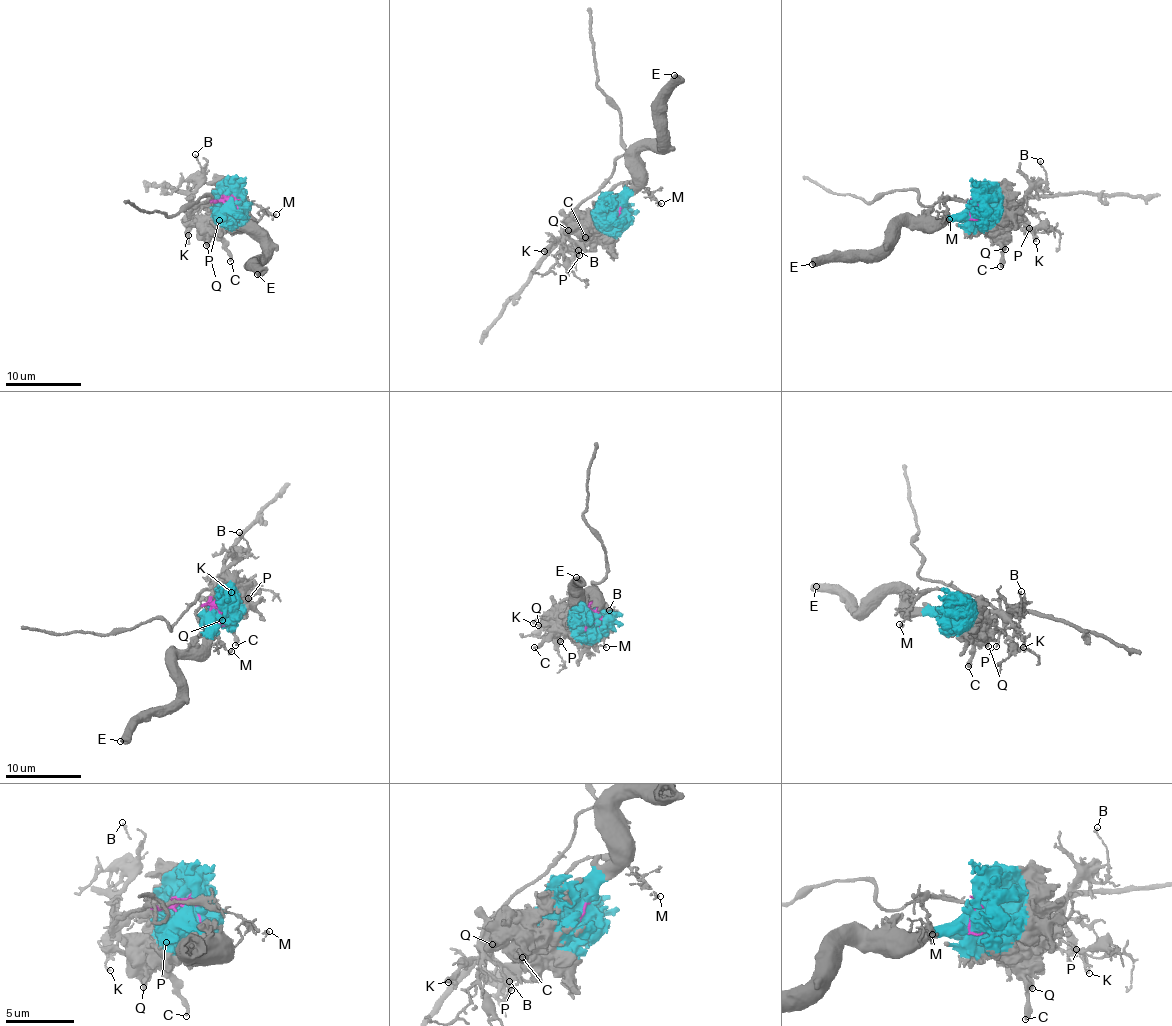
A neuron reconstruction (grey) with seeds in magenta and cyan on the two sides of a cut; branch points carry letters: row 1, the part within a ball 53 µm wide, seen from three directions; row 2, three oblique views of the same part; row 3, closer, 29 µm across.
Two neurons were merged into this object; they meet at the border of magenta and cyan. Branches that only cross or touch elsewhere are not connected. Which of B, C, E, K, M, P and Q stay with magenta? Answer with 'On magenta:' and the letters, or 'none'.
On magenta: B, K, M, P

